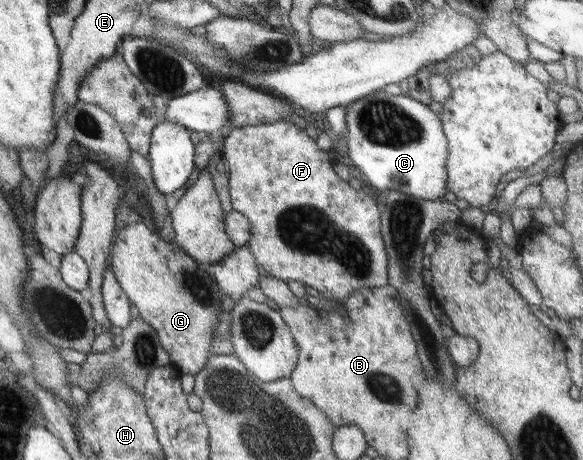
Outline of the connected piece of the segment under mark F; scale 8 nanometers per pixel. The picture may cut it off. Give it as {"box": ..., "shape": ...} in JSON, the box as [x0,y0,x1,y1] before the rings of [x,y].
{"box":[221,120,387,301],"shape":[[[278,120],[271,124],[242,125],[242,127],[236,127],[226,133],[224,142],[222,142],[221,155],[227,165],[226,173],[229,174],[228,193],[232,210],[241,213],[250,223],[250,239],[246,246],[254,256],[261,271],[266,271],[268,275],[284,282],[287,279],[292,279],[292,281],[301,283],[304,286],[308,285],[308,287],[316,289],[321,297],[331,301],[346,300],[350,294],[358,290],[387,284],[387,259],[379,231],[380,215],[378,207],[376,207],[376,201],[372,201],[372,197],[368,197],[362,191],[356,191],[356,188],[348,184],[348,181],[336,176],[336,173],[332,170],[334,161],[330,161],[327,152],[320,150],[305,130],[286,120]]]}

